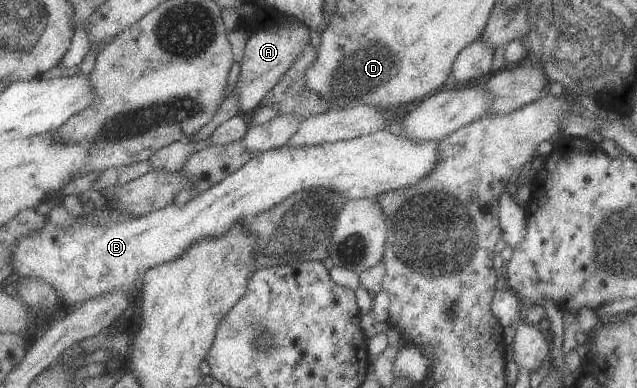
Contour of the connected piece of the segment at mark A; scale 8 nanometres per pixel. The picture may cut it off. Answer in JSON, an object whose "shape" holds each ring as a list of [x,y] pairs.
{"shape":[[[290,20],[271,29],[256,28],[244,46],[244,55],[239,62],[239,76],[236,90],[237,112],[253,111],[263,97],[282,79],[290,64],[302,53],[309,43],[308,28],[298,20]]]}

